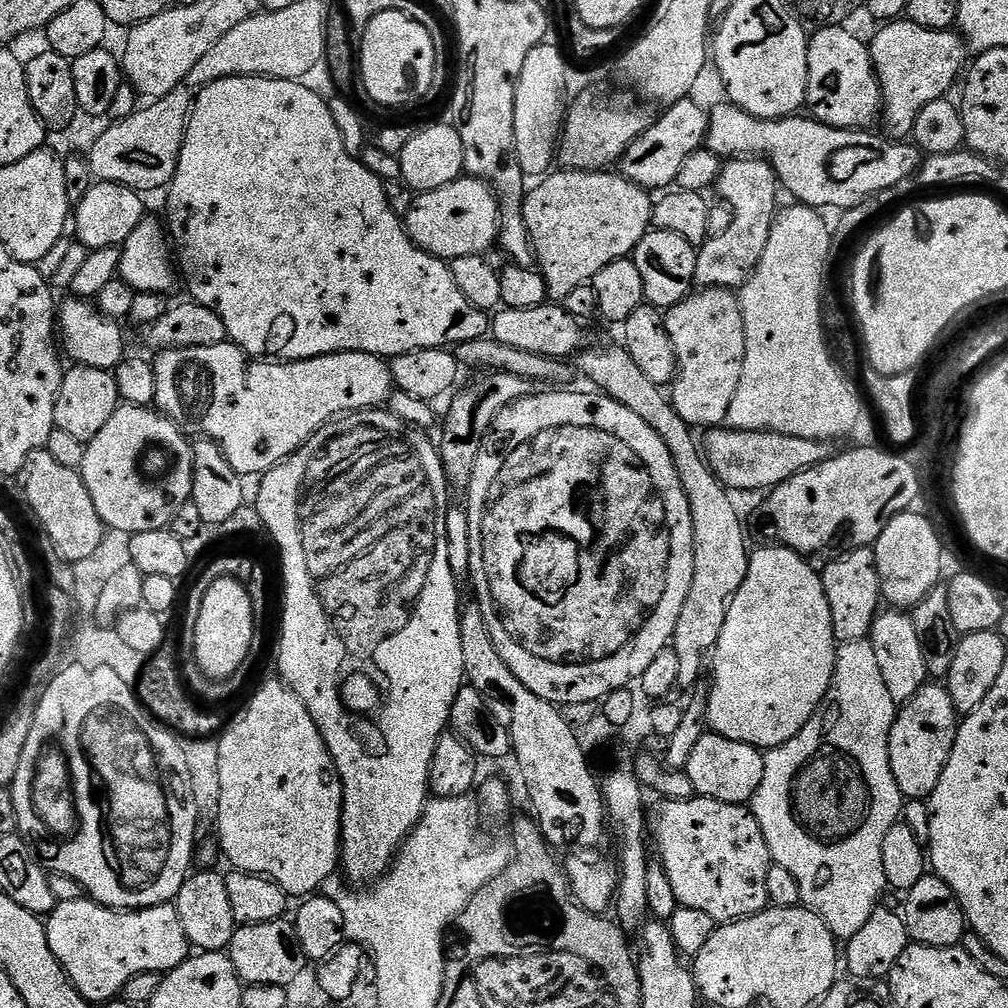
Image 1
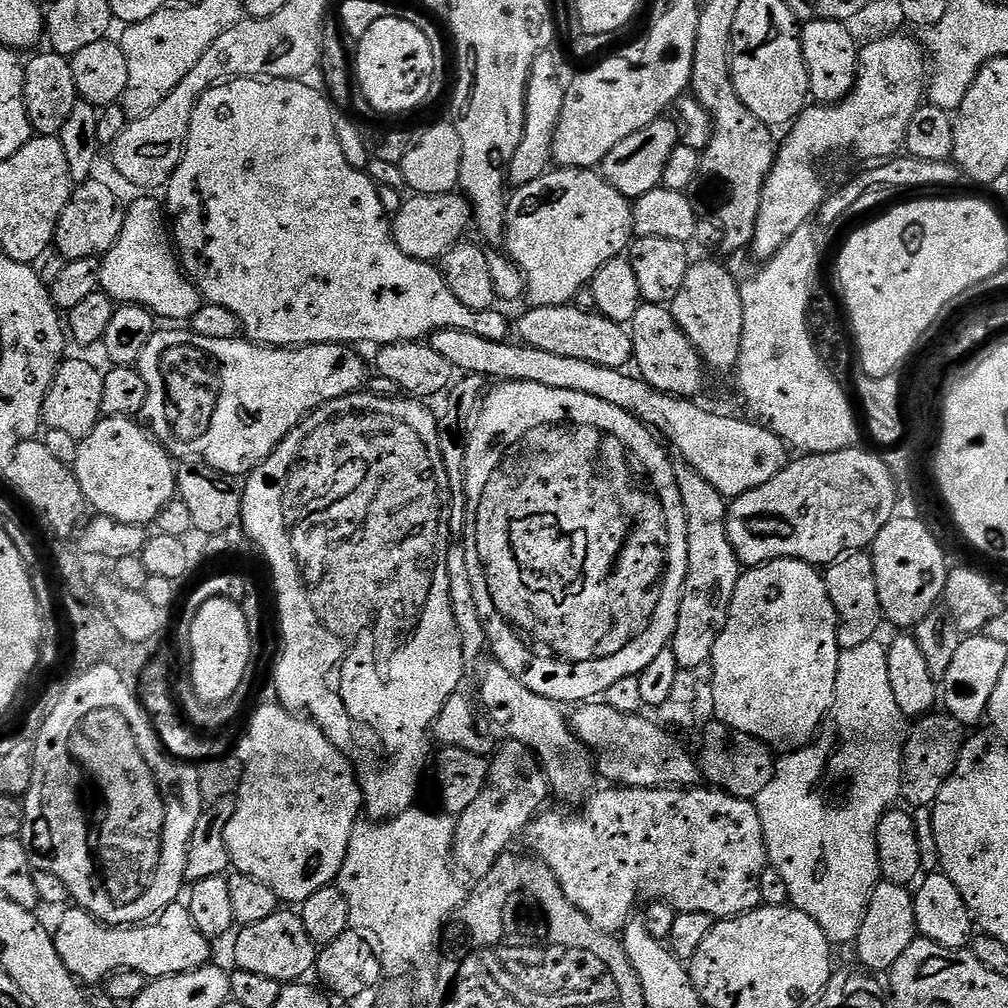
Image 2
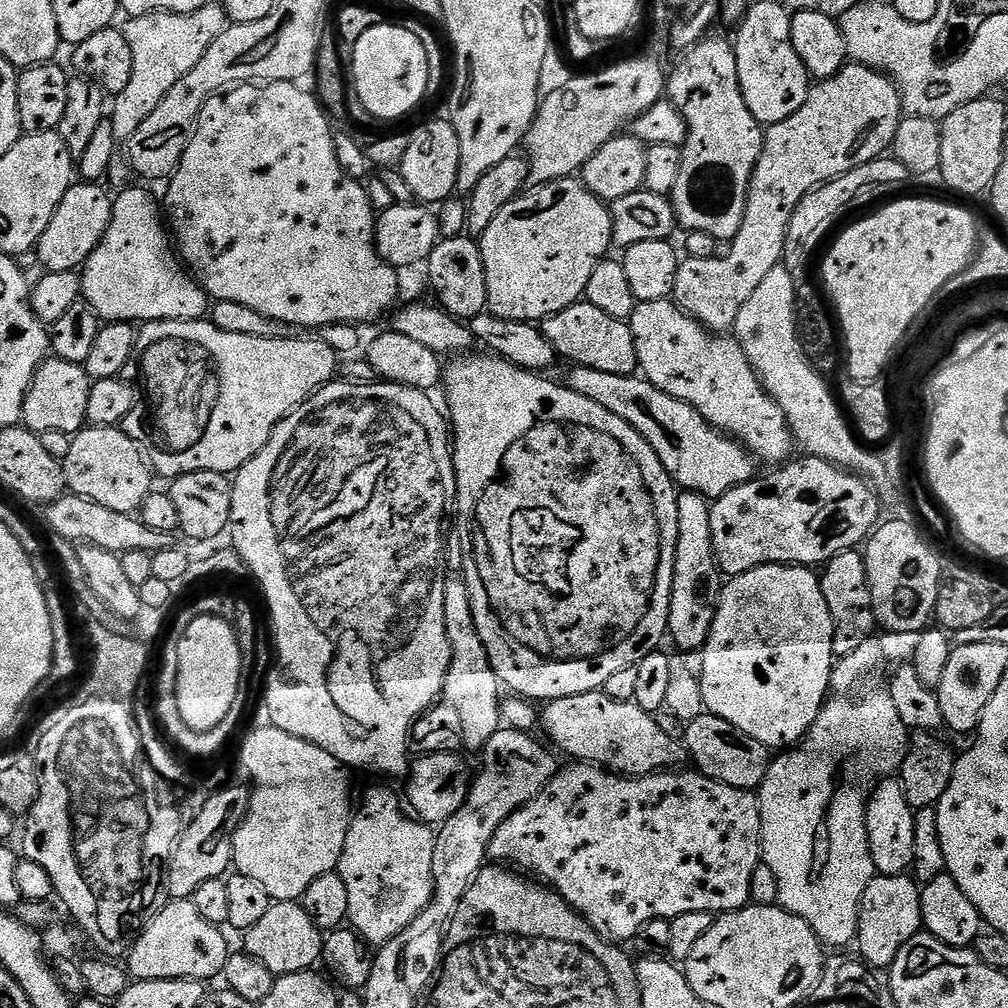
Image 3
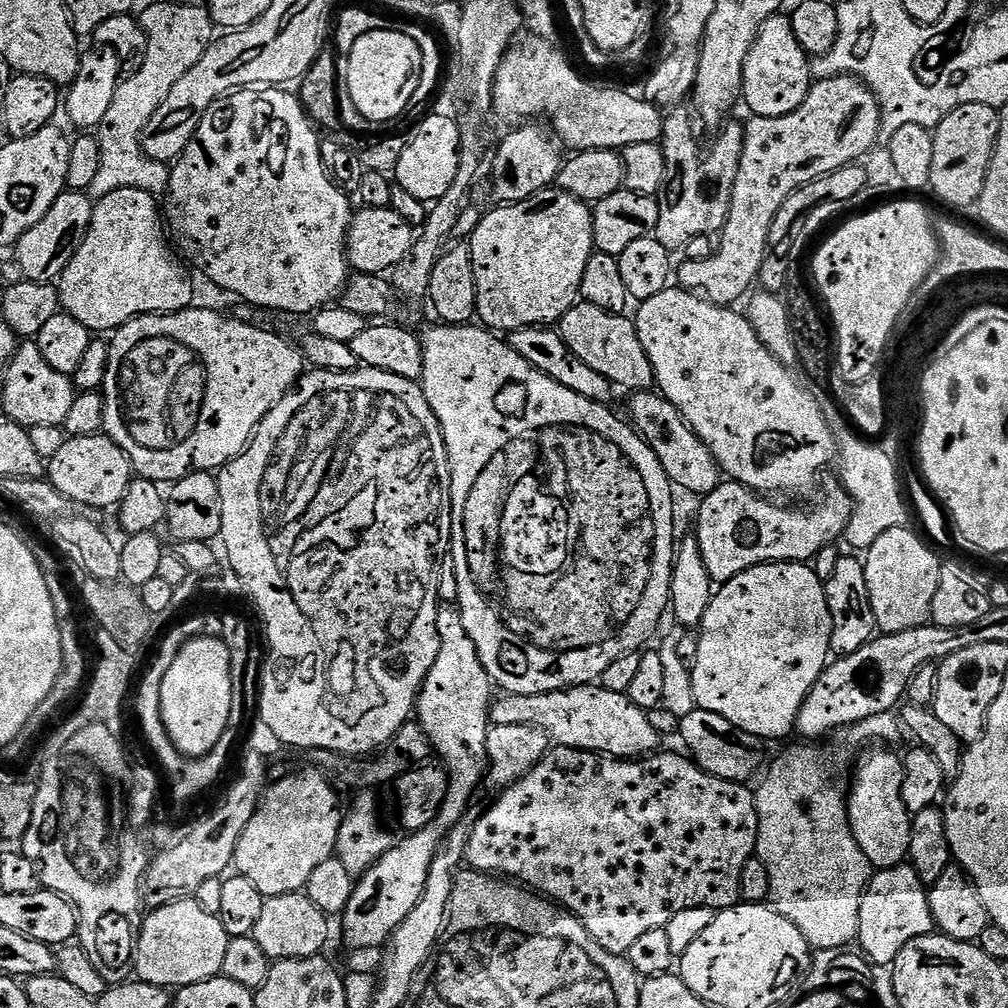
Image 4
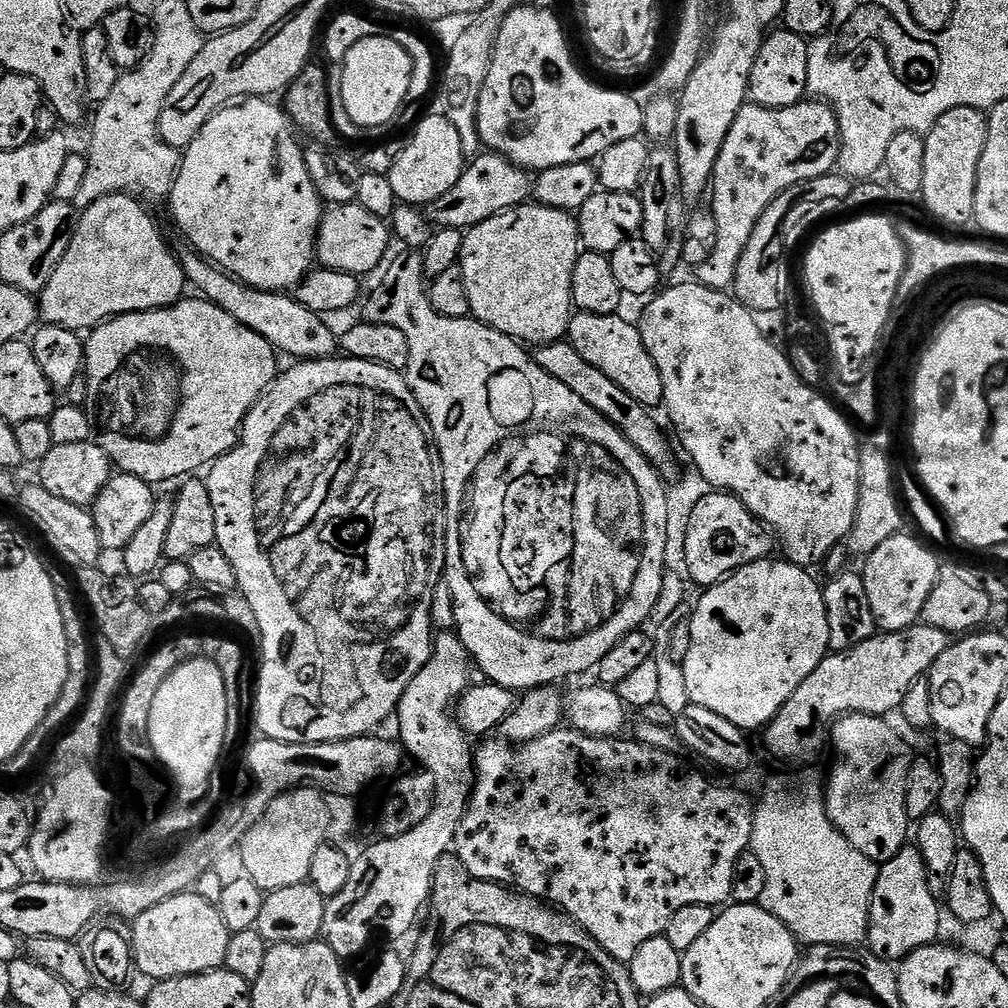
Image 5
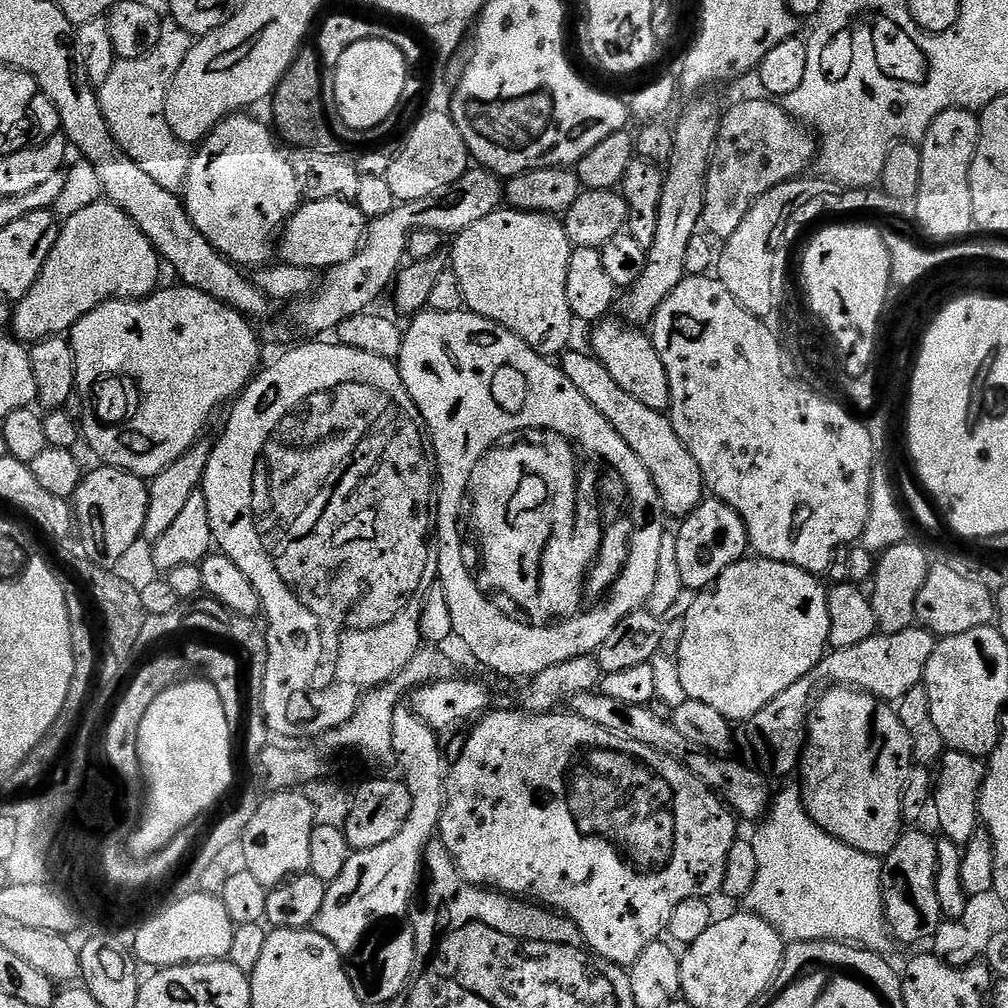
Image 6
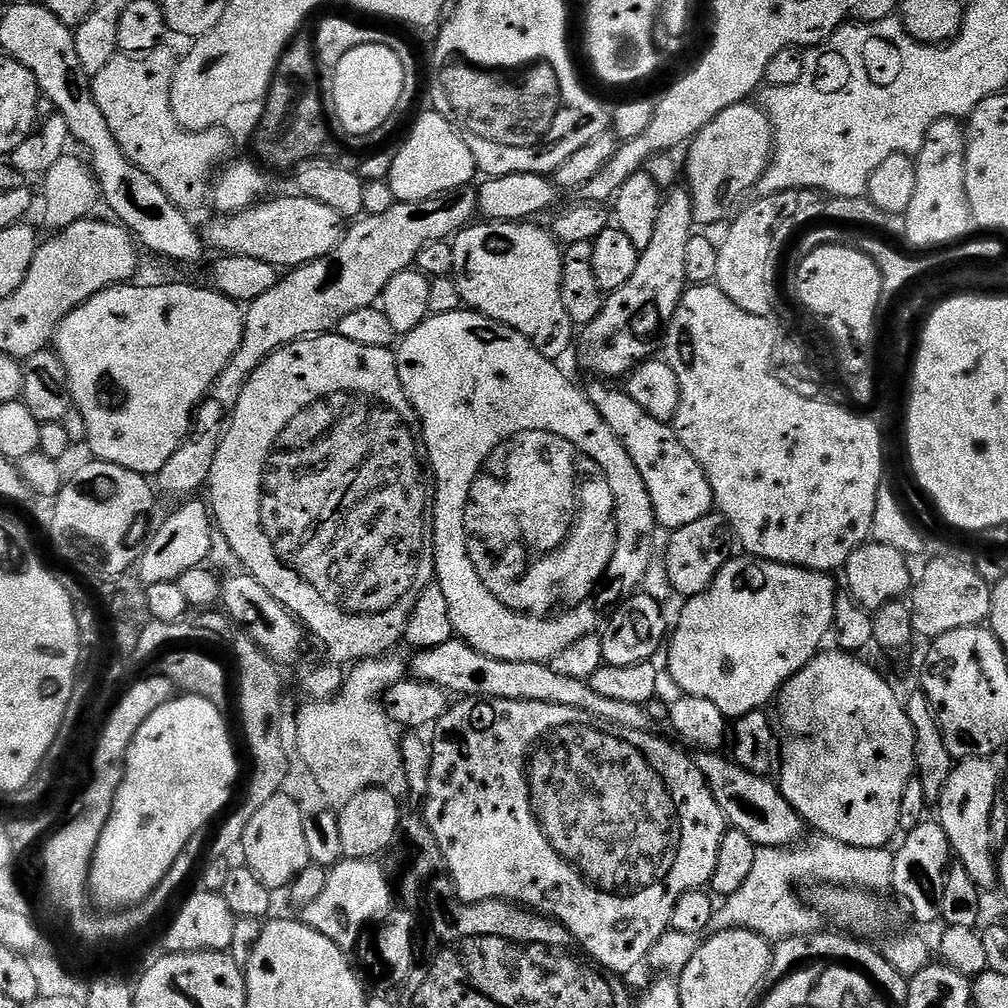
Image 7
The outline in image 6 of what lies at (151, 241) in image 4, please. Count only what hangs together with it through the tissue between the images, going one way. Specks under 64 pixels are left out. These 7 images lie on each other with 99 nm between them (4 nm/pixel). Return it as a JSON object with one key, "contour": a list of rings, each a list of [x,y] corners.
{"contour":[[[100,198],[97,204],[80,208],[63,221],[58,242],[50,250],[38,282],[11,309],[11,331],[21,342],[64,336],[90,310],[107,300],[143,300],[151,296],[161,283],[160,268],[162,261],[150,238],[122,209]]]}

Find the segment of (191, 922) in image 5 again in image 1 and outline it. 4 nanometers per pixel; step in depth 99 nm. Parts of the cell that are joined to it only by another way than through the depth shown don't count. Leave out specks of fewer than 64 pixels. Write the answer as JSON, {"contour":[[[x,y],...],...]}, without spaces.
{"contour":[[[91,898],[59,902],[47,917],[46,927],[50,950],[54,950],[58,962],[63,966],[72,985],[93,1006],[104,1006],[108,1001],[117,999],[124,991],[124,983],[131,976],[143,972],[167,974],[184,963],[190,955],[186,930],[182,930],[182,918],[178,918],[178,910],[171,903],[159,904],[153,908],[117,910],[107,908],[104,904],[97,904]]]}

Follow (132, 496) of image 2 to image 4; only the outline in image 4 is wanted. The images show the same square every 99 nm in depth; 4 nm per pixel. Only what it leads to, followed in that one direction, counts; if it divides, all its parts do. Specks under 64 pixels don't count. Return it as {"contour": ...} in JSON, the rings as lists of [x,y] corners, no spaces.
{"contour":[[[74,436],[46,462],[46,479],[73,505],[115,509],[132,484],[134,473],[127,454],[109,436]]]}

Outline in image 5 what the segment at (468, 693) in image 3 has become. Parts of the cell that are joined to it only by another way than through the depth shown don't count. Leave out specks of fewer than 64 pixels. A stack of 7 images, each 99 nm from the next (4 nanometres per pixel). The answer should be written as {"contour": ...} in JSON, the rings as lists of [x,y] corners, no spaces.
{"contour":[[[437,631],[426,666],[414,674],[396,707],[394,721],[400,727],[398,739],[405,753],[411,759],[413,756],[420,763],[419,767],[434,778],[432,808],[416,826],[406,830],[406,834],[377,839],[377,844],[369,843],[354,861],[350,882],[346,882],[342,894],[327,901],[322,940],[342,958],[358,955],[375,932],[406,935],[415,926],[420,907],[429,903],[434,866],[438,866],[438,858],[449,855],[476,782],[473,741],[453,715],[456,701],[470,686],[468,664],[470,668],[468,651],[455,631]]]}

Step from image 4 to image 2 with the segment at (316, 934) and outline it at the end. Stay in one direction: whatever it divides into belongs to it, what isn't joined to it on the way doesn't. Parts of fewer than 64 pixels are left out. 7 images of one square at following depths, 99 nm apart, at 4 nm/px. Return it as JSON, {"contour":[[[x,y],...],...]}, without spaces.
{"contour":[[[277,910],[263,922],[245,924],[239,931],[235,933],[236,945],[232,948],[236,968],[274,978],[281,985],[303,981],[307,977],[304,975],[315,969],[318,945],[310,938],[310,934],[306,934],[306,926],[302,926],[302,918],[295,911]]]}

